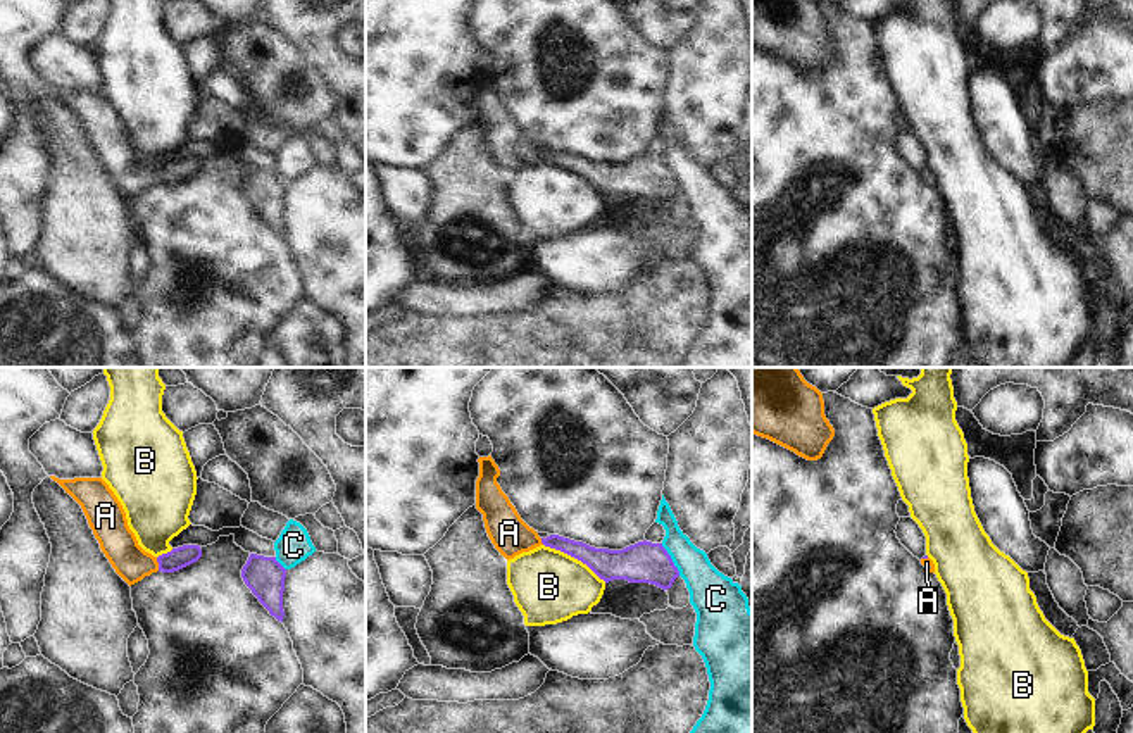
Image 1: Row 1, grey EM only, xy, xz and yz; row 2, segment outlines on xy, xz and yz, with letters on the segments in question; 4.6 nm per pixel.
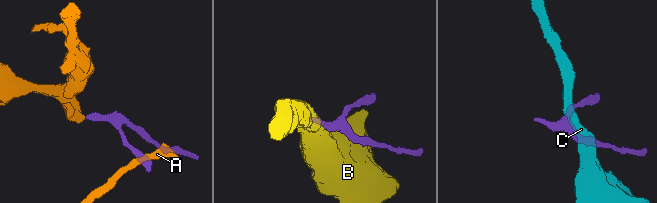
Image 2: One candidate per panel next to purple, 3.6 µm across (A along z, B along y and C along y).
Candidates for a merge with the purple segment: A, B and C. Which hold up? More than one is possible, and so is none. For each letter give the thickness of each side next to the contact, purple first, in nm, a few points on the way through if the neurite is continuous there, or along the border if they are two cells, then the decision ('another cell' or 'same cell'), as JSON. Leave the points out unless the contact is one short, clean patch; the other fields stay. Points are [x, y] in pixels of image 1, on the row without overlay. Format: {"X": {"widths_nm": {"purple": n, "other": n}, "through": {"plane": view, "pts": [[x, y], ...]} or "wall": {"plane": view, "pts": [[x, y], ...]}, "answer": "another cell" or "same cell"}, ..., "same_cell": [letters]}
{"A": {"widths_nm": {"purple": 100, "other": 170}, "through": {"plane": "xy", "pts": [[180, 171], [159, 178], [140, 178], [118, 156]]}, "answer": "same cell"}, "B": {"widths_nm": {"purple": 140, "other": 340}, "wall": {"plane": "xz", "pts": [[544, 157], [580, 173], [606, 195]]}, "answer": "another cell"}, "C": {"widths_nm": {"purple": 190, "other": 200}, "answer": "another cell"}, "same_cell": ["A"]}

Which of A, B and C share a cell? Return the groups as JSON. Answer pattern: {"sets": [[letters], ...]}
{"sets": [["A"], ["B"], ["C"]]}

